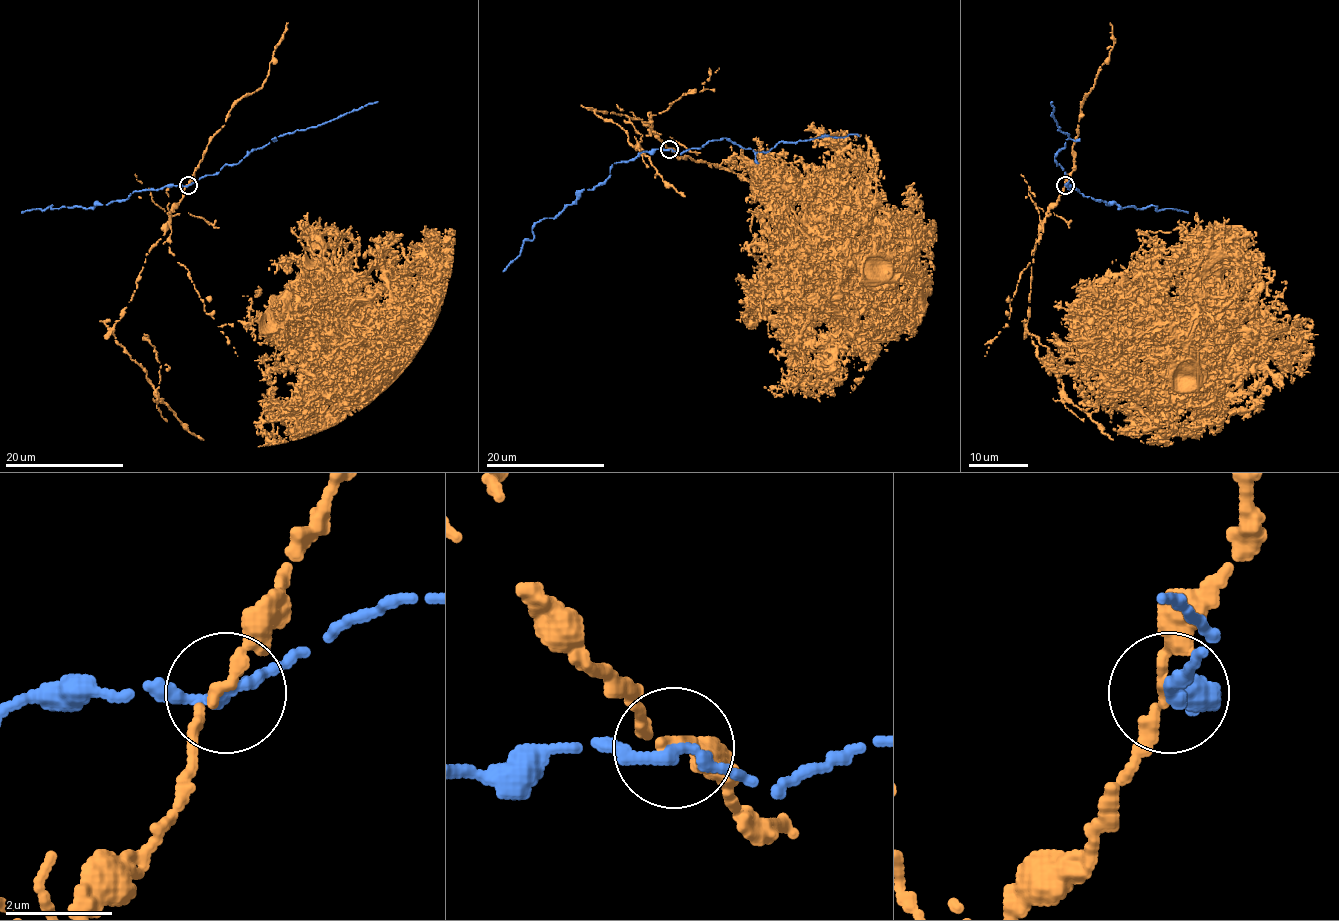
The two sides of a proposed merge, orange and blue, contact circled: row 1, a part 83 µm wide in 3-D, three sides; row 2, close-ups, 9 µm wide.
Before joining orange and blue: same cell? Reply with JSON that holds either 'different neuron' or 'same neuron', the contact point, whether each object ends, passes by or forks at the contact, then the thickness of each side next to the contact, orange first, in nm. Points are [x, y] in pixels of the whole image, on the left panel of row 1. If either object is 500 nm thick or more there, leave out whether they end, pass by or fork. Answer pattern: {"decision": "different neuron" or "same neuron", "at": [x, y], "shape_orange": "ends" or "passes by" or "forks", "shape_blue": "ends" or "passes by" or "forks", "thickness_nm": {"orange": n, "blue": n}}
{"decision": "different neuron", "at": [188, 185], "shape_orange": "passes by", "shape_blue": "passes by", "thickness_nm": {"orange": 180, "blue": 240}}

